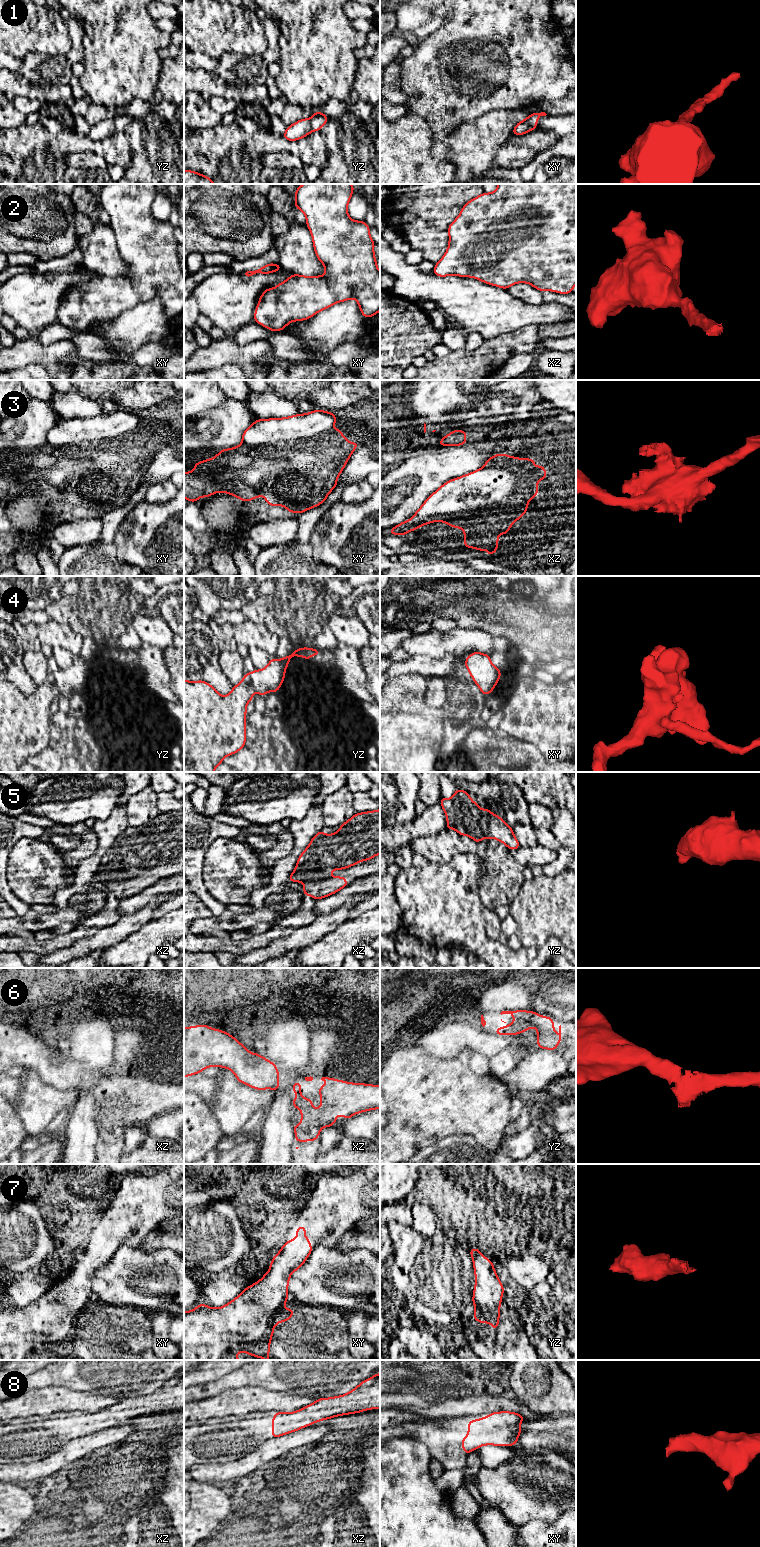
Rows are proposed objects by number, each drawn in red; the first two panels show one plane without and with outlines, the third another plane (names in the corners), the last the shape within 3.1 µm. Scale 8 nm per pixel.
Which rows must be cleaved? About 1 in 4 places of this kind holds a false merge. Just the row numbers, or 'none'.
none

